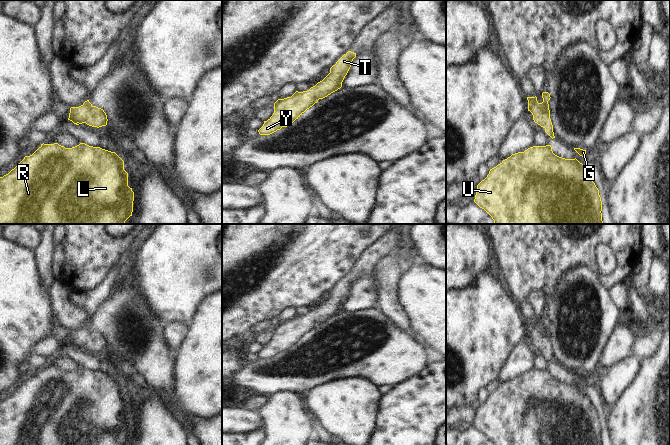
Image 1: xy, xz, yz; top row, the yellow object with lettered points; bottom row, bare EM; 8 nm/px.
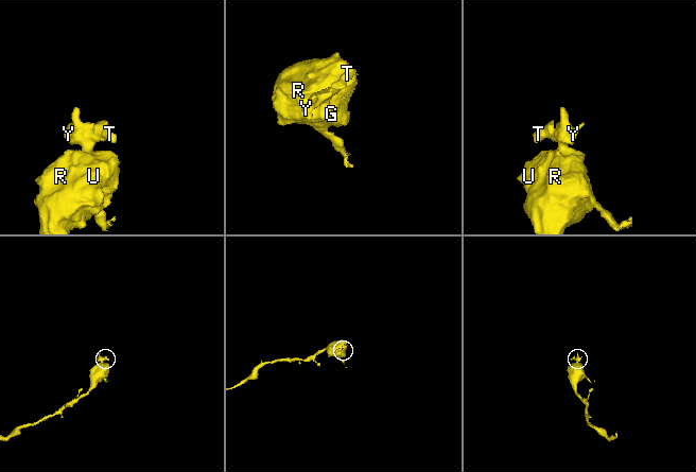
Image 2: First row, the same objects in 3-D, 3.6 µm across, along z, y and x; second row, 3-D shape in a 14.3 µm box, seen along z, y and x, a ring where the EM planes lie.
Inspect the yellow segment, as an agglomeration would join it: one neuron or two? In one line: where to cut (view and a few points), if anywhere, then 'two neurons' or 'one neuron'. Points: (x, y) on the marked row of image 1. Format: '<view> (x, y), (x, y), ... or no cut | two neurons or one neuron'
no cut | one neuron

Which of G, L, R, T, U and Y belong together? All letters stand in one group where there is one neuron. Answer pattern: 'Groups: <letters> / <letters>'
Groups: G L R T U Y

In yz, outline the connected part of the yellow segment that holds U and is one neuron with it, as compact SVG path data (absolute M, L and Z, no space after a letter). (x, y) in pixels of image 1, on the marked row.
M551 145L533 146L512 154L477 185L474 202L484 209L495 224L603 224L599 190L584 165L575 159L555 155Z

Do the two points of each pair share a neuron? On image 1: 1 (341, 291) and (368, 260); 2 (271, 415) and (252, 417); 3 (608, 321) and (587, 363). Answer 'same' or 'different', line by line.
1: same
2: different
3: same

